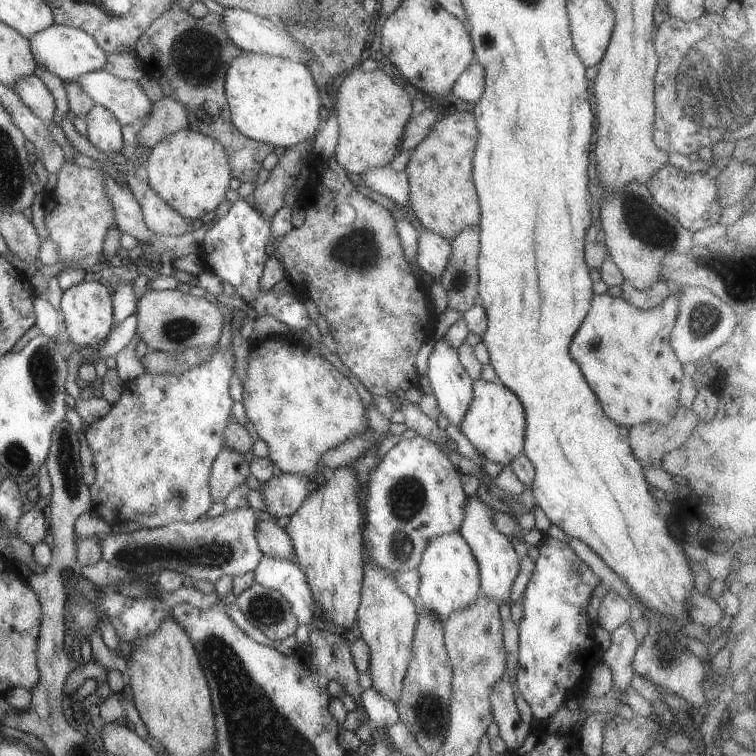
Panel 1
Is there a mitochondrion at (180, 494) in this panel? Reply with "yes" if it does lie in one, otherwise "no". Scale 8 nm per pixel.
yes

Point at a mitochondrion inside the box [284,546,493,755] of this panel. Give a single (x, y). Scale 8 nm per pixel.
(429, 711)

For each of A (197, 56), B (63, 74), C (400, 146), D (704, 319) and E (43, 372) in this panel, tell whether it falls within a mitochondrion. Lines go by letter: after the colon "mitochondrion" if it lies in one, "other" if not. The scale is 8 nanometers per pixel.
A: mitochondrion
B: other
C: other
D: mitochondrion
E: mitochondrion

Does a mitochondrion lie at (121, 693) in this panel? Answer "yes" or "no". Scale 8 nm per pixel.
no

